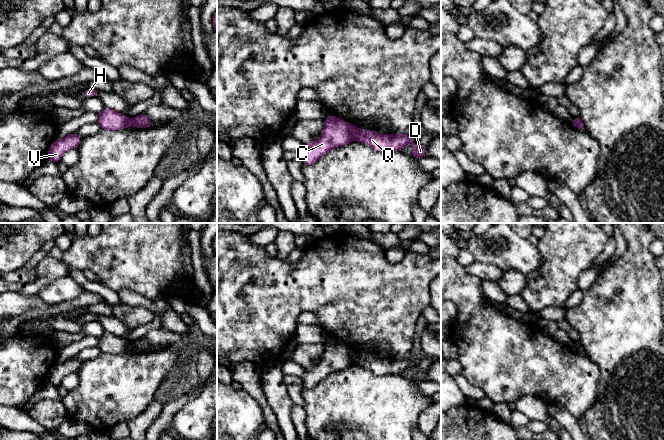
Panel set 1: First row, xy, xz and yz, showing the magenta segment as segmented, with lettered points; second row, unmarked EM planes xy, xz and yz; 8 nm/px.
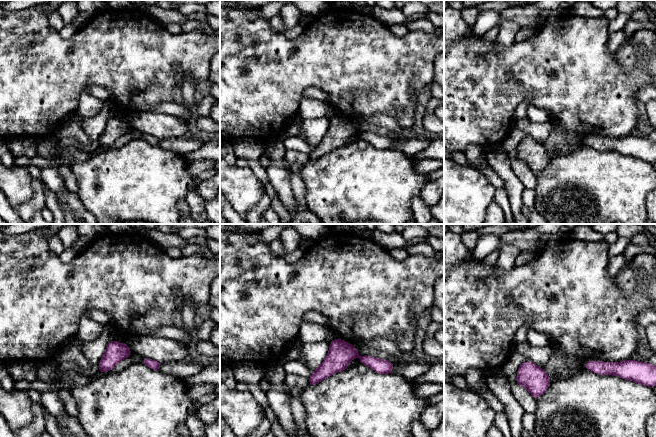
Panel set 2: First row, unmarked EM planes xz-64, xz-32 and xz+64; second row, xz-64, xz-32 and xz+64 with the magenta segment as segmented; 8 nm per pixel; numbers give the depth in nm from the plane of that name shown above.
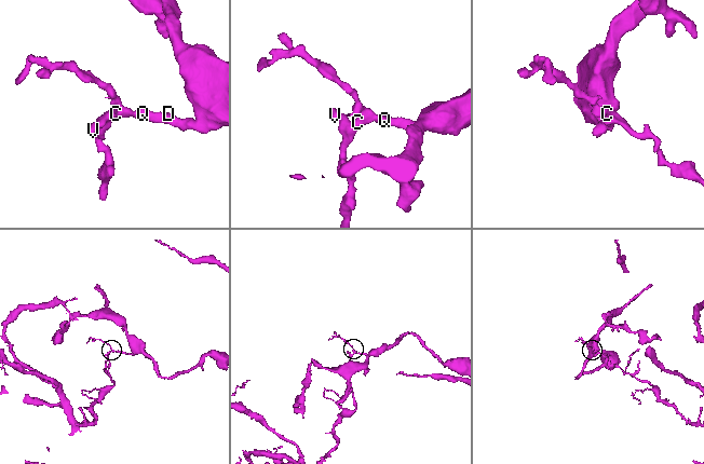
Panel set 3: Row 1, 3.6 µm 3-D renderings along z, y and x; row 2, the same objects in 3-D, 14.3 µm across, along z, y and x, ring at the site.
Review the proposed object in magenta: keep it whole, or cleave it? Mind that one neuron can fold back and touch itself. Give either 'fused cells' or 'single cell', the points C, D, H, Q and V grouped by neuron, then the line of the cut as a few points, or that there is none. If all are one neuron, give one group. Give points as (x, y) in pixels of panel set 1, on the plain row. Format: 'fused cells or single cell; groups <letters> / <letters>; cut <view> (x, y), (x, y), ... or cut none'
fused cells; groups C H V / D Q; cut xz (358, 353), (354, 362)

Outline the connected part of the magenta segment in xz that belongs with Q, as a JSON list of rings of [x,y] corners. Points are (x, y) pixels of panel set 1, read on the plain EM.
[[[358,353],[355,364],[370,370],[376,375],[398,375],[409,368],[414,368],[417,364],[410,362],[406,358],[379,358],[366,353]]]

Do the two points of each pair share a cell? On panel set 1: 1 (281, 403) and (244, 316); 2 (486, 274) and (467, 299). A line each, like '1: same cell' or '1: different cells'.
1: different cells
2: different cells

